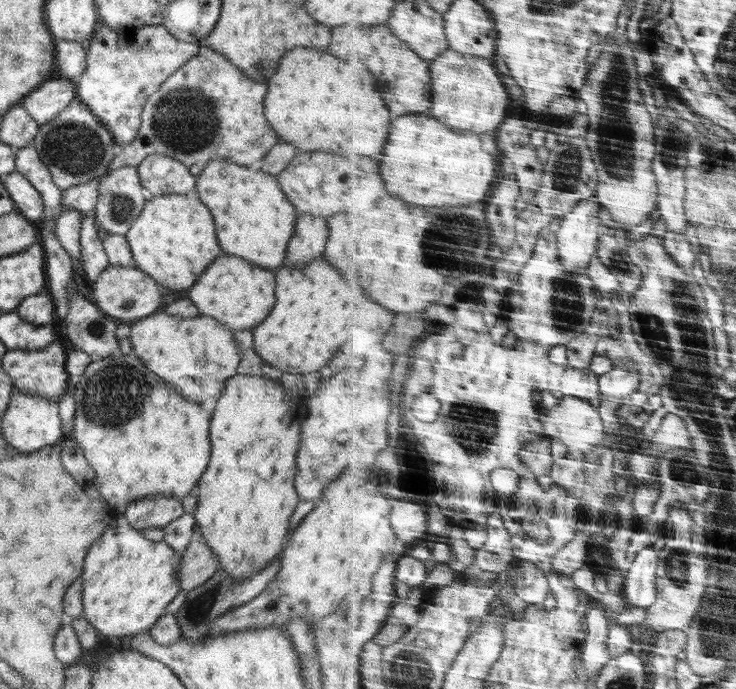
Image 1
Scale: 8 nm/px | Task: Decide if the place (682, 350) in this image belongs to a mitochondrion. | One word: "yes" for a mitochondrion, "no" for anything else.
yes

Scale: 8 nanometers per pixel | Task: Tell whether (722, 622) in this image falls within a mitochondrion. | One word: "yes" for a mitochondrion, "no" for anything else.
yes

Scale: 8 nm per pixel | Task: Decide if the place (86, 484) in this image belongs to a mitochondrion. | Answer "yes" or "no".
no

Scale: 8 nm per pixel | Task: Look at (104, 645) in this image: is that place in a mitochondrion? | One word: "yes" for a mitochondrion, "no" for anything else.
no

